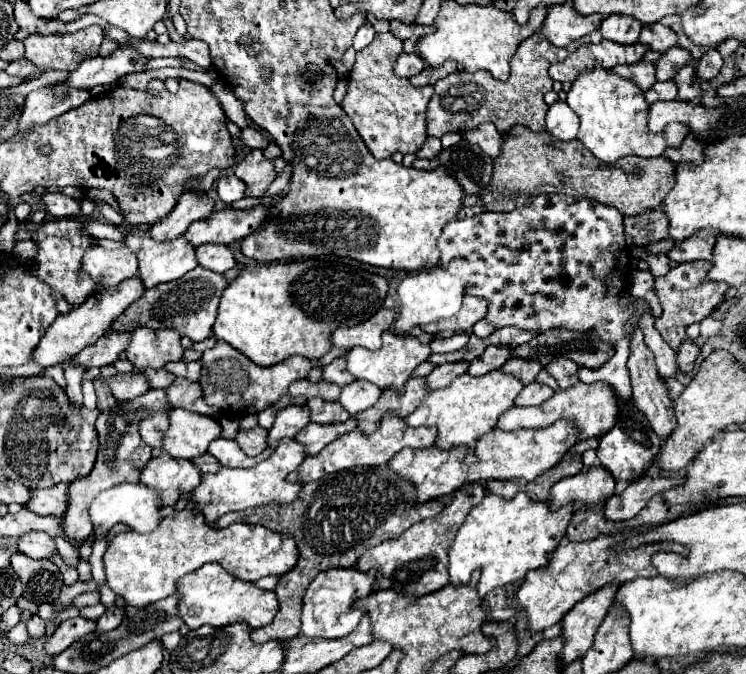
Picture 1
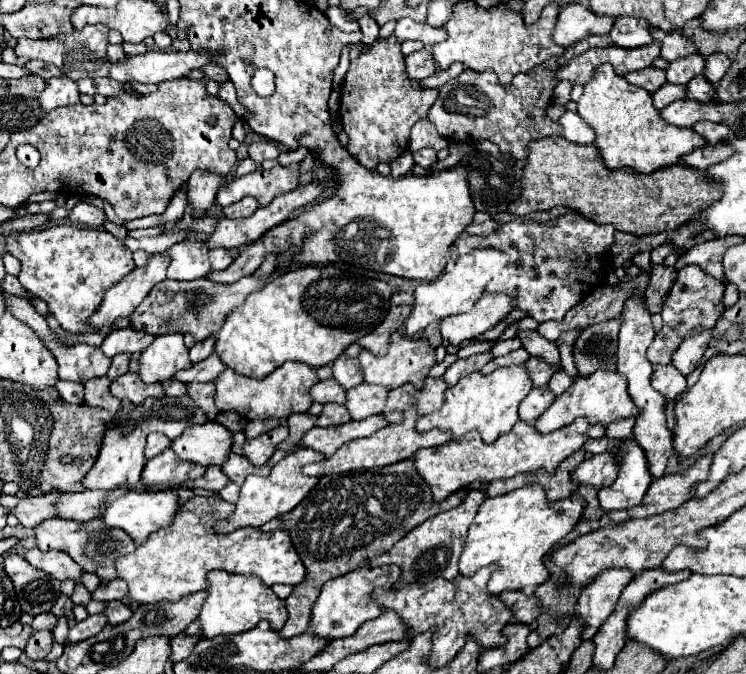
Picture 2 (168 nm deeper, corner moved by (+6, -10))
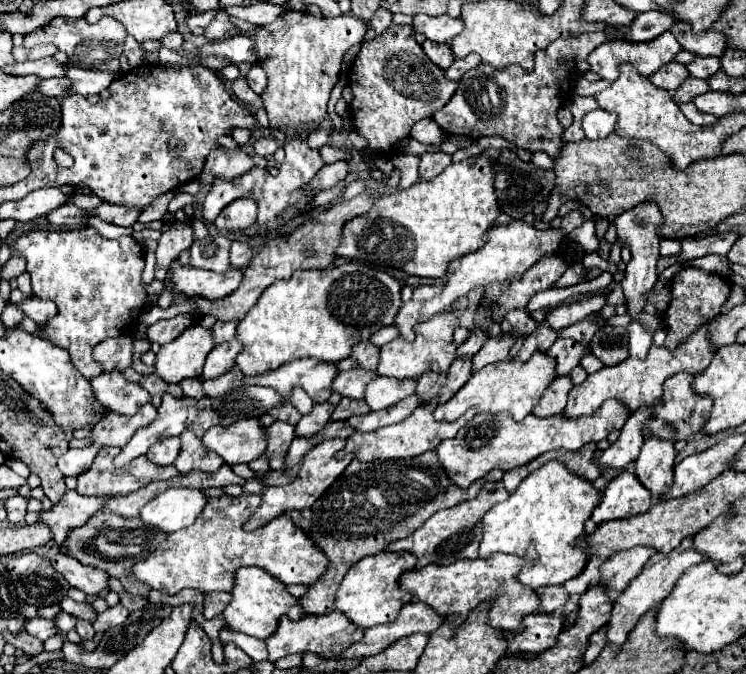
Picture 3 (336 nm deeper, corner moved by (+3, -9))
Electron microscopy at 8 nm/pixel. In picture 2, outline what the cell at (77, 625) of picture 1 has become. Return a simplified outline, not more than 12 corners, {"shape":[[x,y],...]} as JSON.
{"shape":[[104,614],[88,616],[70,628],[68,642],[96,636],[106,624]]}

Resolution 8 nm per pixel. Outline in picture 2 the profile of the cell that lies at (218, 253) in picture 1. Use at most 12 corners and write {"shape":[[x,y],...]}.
{"shape":[[228,248],[210,250],[212,270],[224,270],[234,254]]}

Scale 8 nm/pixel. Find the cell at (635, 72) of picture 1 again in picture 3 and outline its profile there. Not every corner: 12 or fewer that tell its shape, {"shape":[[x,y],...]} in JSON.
{"shape":[[667,63],[649,81],[675,91],[687,79],[685,65]]}

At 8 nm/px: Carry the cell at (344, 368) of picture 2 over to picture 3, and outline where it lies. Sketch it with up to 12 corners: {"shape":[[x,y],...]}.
{"shape":[[357,343],[351,359],[357,369],[375,371],[379,347]]}

